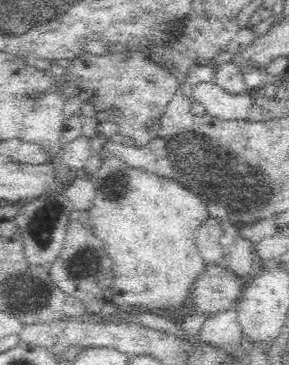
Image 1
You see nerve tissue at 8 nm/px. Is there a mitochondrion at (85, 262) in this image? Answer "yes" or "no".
yes

